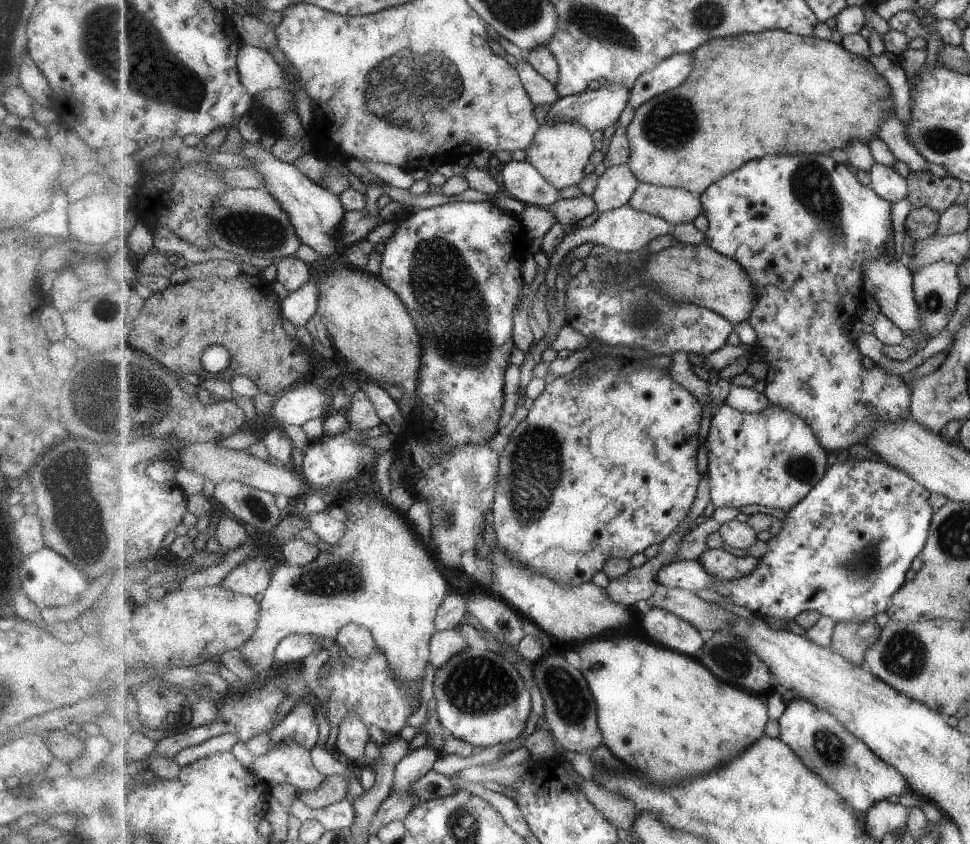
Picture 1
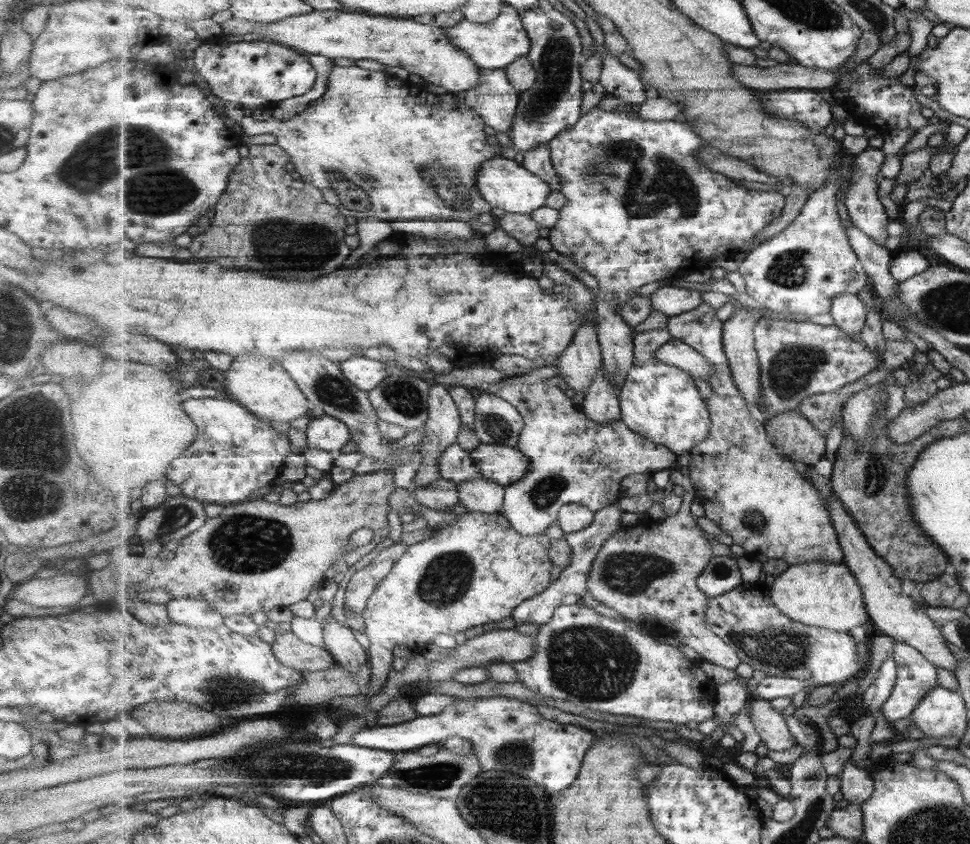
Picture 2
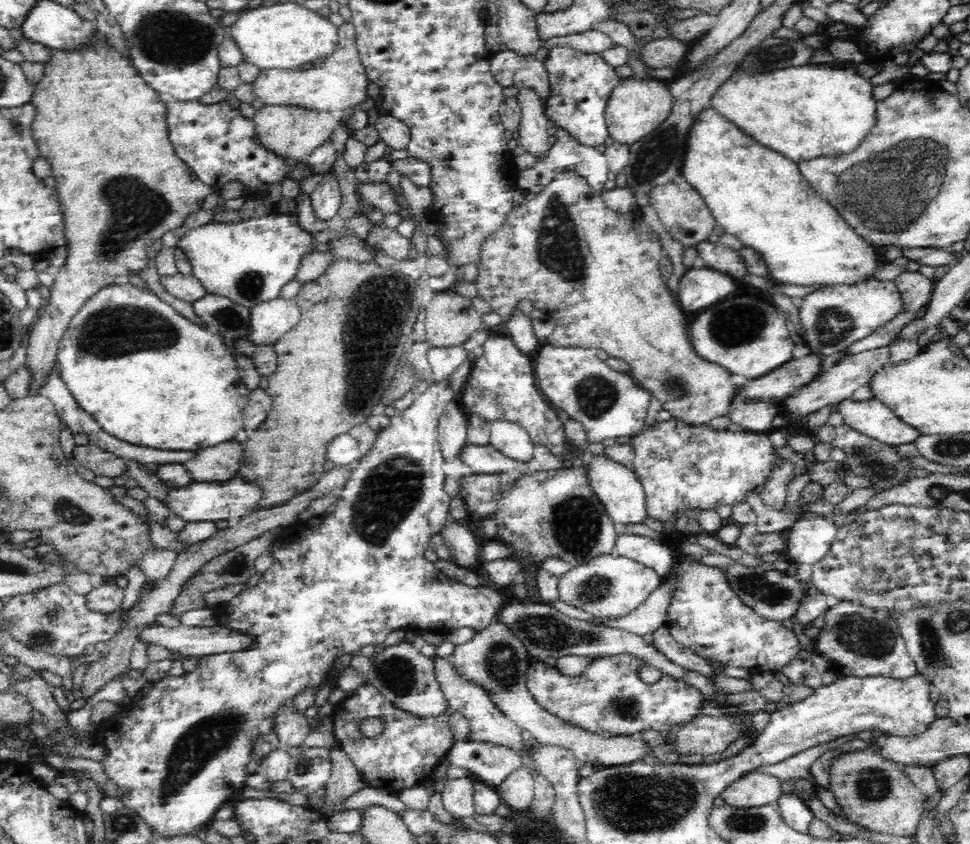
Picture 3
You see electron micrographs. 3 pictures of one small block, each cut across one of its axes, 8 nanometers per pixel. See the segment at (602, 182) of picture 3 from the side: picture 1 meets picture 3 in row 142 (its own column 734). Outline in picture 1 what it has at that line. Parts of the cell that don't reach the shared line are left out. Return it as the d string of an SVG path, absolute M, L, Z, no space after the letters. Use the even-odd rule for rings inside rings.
M708 548L698 561L710 575L726 583L737 580L738 576L753 574L760 567L762 558L735 556L729 550Z

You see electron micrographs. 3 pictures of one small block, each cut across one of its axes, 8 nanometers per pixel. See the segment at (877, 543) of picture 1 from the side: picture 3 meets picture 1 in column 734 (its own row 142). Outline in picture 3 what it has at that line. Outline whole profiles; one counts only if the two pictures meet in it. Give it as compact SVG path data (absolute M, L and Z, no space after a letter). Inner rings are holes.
M570 48L550 51L544 66L546 71L548 71L548 79L550 79L550 100L549 102L544 102L544 111L548 115L550 125L562 126L576 140L579 140L580 144L592 147L604 144L604 141L609 137L604 109L611 88L620 79L615 71L615 67L602 61L598 54L585 54Z

